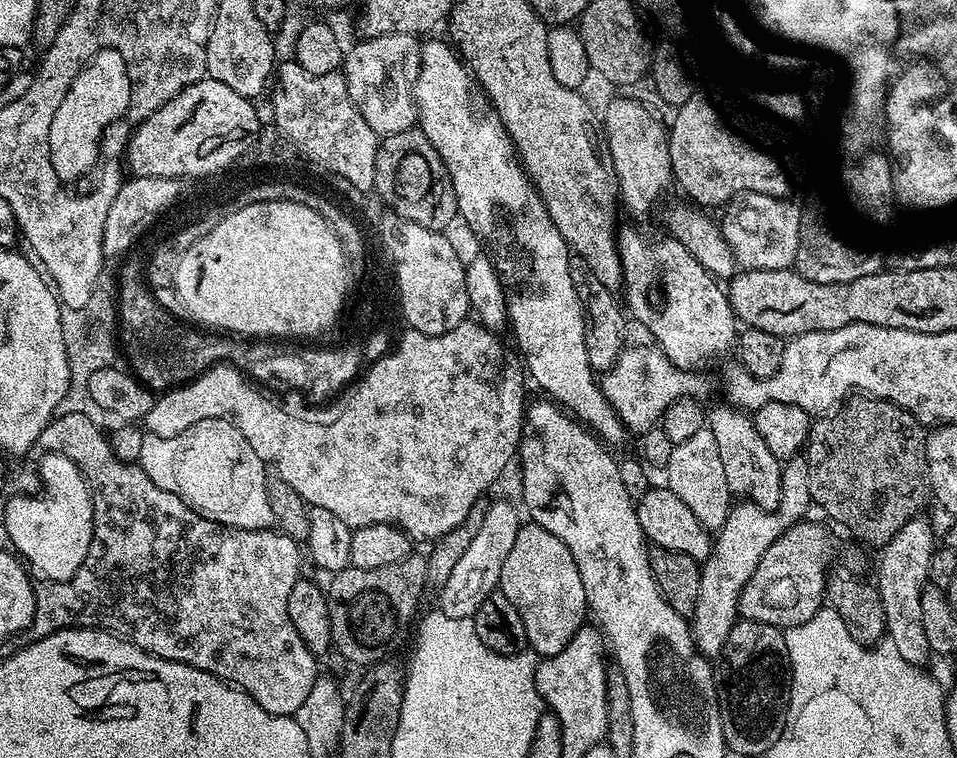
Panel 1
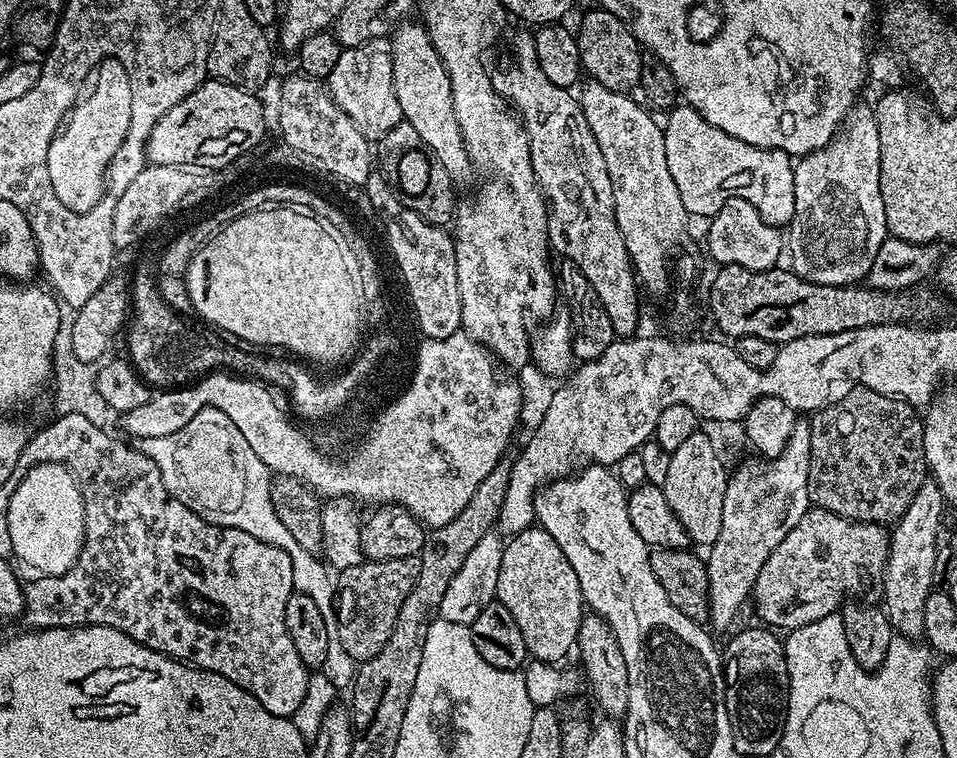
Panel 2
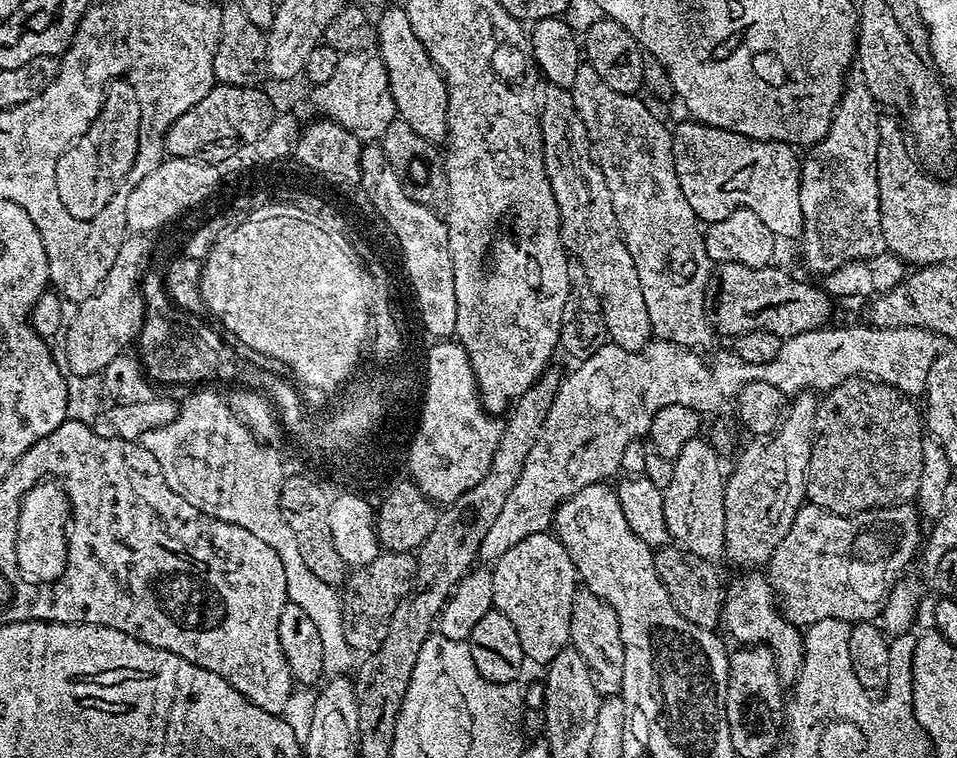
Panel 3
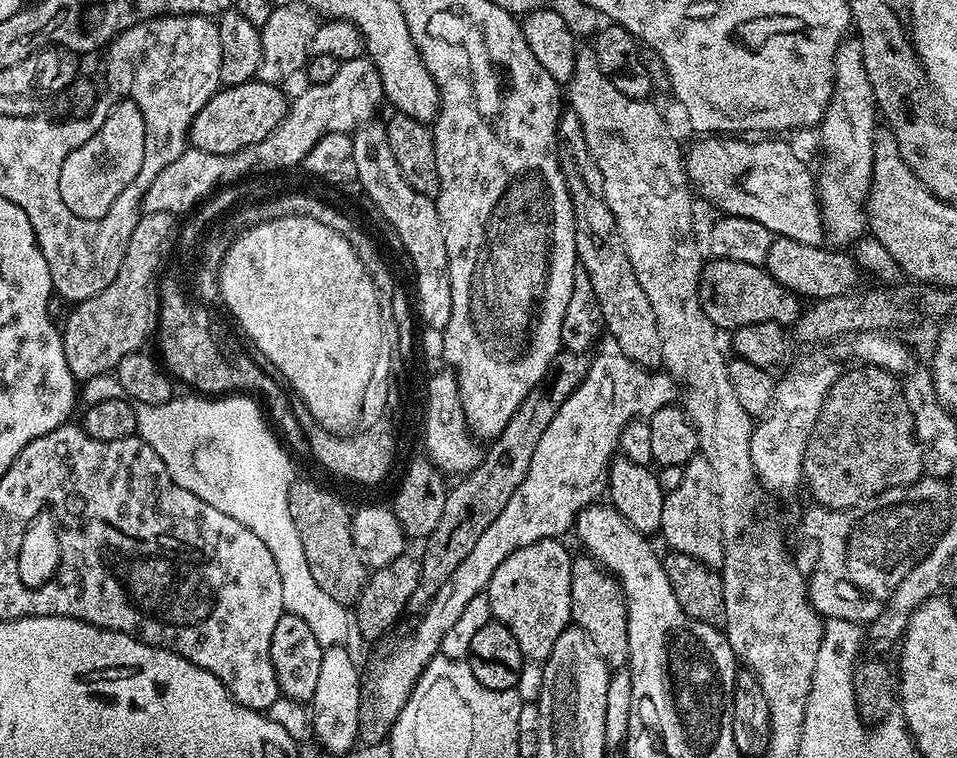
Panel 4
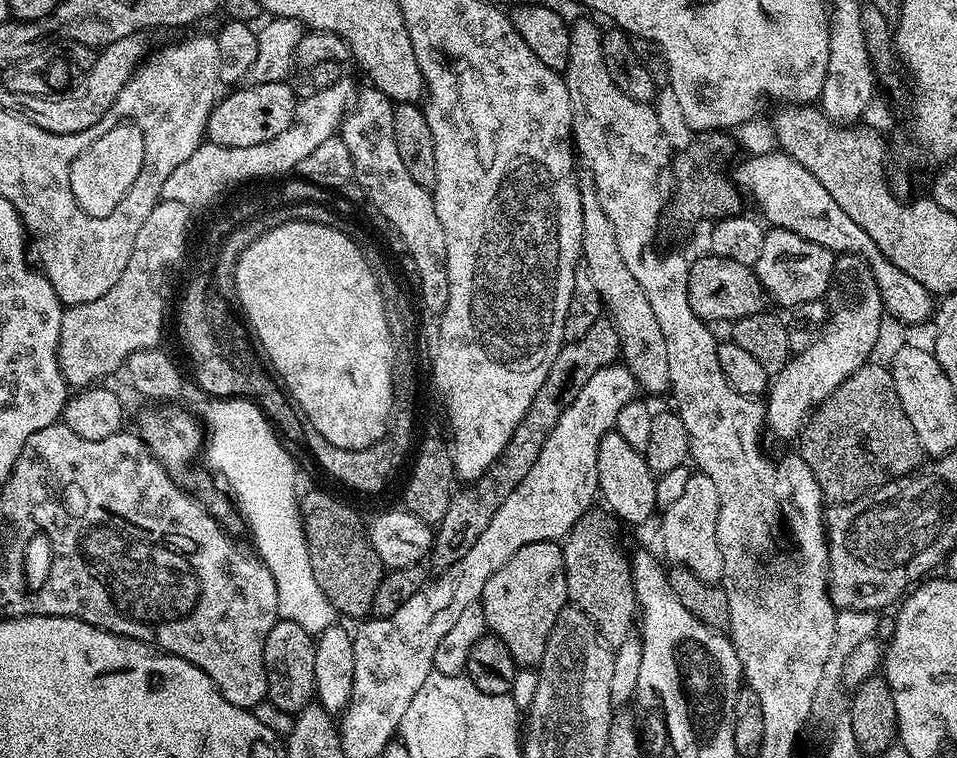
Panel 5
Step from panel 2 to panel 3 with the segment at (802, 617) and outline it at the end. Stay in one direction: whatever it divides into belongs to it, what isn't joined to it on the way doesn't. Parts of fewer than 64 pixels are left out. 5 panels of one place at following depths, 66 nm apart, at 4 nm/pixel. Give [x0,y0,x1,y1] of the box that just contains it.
[766,502,922,626]

